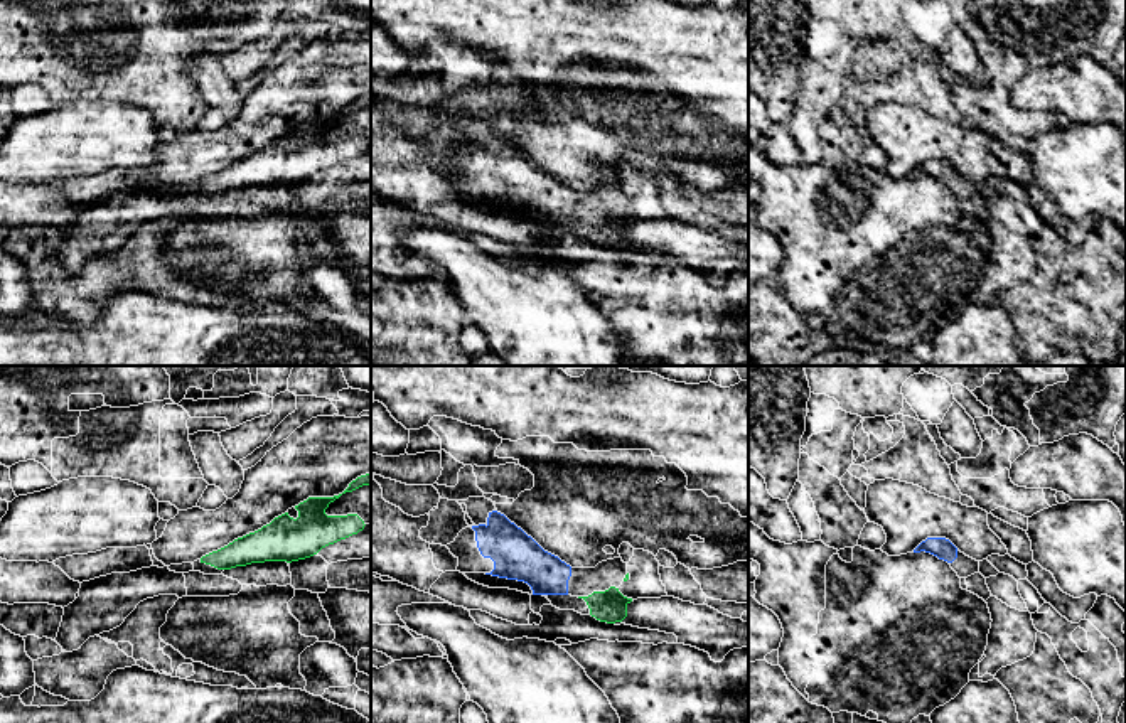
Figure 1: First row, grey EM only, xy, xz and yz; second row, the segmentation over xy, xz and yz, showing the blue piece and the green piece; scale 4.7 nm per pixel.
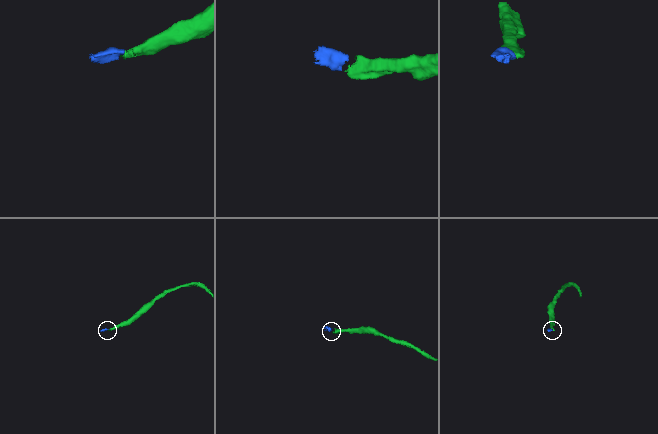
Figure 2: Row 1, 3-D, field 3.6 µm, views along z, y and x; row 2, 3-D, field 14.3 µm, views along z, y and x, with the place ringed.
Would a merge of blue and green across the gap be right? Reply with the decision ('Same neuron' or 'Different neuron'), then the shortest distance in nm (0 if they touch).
Same neuron. Distance 60 nm

